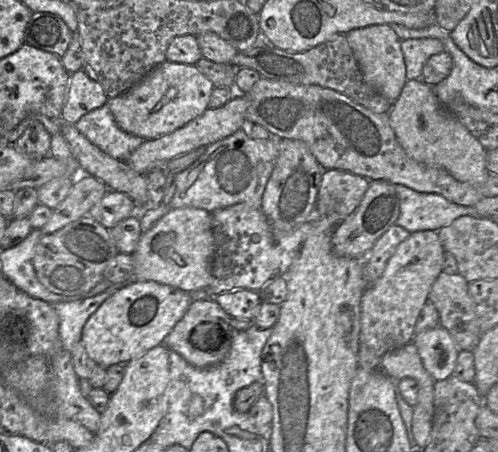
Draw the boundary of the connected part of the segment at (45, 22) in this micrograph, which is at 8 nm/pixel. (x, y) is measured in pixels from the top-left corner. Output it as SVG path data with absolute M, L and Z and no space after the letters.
M31 12L25 29L25 43L62 57L69 47L72 33L58 15Z

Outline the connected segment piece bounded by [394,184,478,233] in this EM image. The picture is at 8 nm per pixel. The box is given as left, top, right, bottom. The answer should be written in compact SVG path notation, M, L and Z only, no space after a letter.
M401 184L394 186L400 203L395 224L410 233L422 230L437 232L460 216L478 216L473 206L458 205L439 194L418 192Z

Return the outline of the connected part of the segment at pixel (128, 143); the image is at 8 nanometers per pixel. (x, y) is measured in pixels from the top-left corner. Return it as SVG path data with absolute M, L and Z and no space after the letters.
M108 103L82 116L75 127L101 151L122 162L145 141L117 126Z

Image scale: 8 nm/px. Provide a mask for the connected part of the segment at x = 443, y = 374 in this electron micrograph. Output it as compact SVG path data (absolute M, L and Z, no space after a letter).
M438 325L417 333L412 343L417 349L425 370L435 382L453 375L459 351L445 328Z

